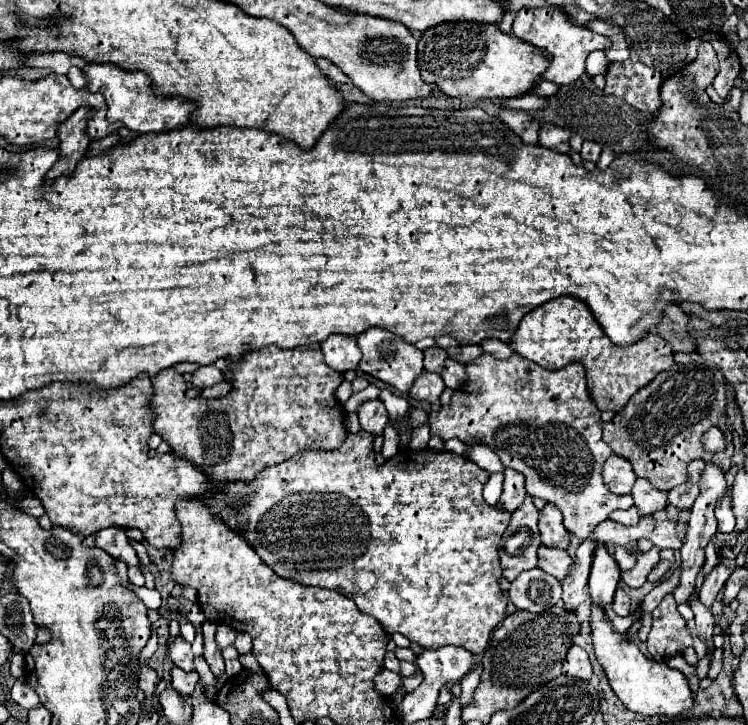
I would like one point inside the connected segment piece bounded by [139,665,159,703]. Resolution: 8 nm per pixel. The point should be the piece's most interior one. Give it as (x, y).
(149, 678)

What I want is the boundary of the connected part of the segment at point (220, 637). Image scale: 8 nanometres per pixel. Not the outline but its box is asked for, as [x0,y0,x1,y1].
[215,625,237,649]

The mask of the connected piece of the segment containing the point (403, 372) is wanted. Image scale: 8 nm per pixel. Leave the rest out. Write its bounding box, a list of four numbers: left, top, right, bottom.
[357,329,423,393]

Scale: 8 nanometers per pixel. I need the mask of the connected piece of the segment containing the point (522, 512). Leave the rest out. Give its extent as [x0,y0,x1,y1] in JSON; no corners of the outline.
[499,495,541,581]

